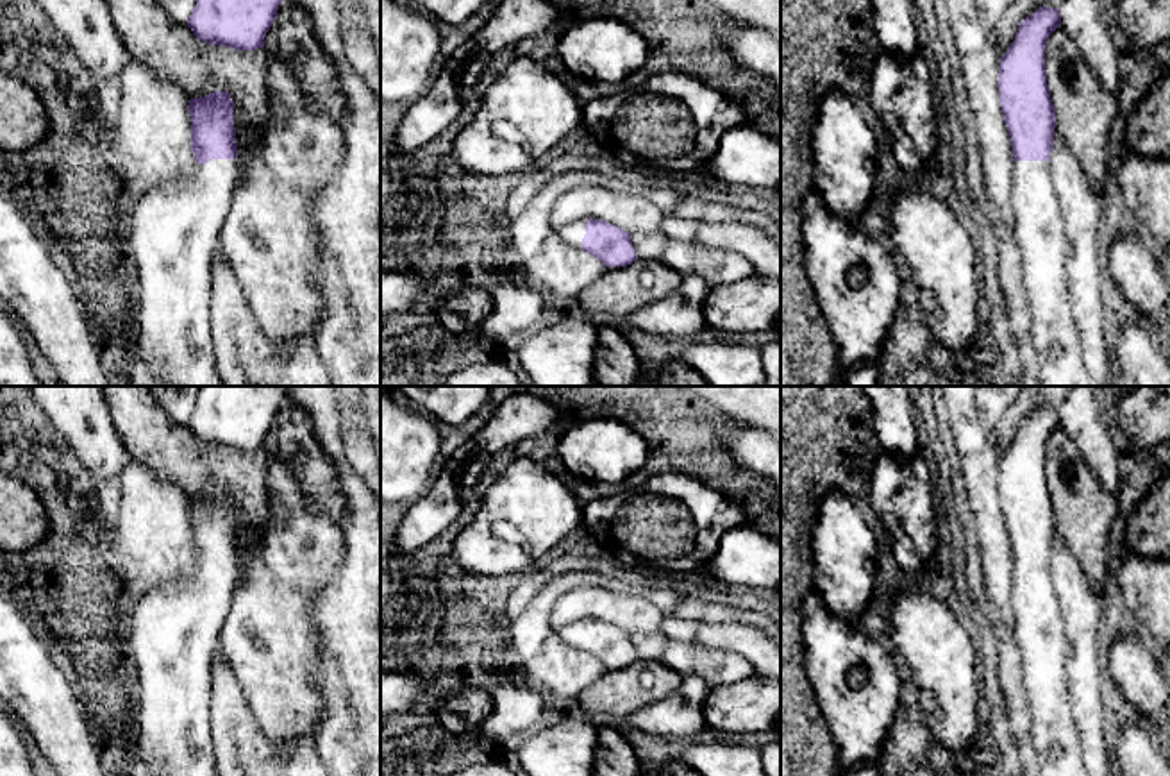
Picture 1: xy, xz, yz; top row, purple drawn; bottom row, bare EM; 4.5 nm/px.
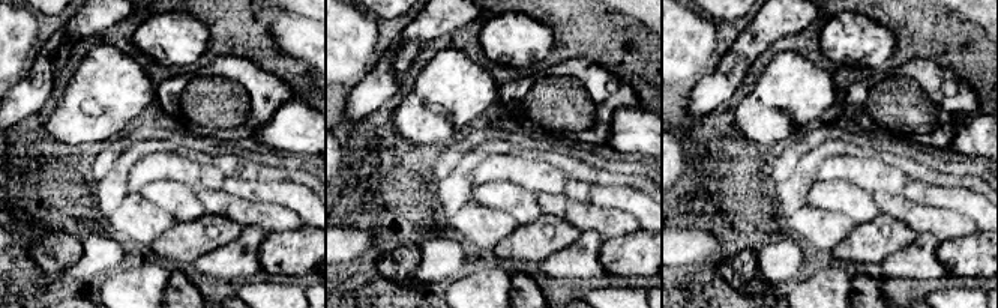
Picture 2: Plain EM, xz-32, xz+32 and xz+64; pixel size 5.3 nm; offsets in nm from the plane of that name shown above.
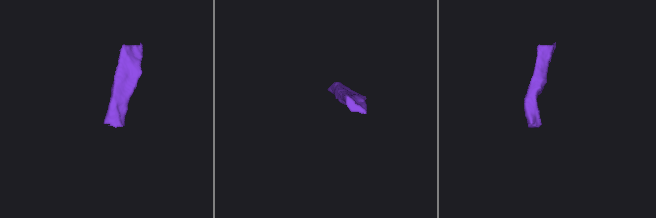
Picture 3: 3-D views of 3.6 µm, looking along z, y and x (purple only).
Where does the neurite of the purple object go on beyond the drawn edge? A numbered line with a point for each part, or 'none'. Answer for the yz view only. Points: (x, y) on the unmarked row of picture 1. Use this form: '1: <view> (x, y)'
1: yz (1038, 623)

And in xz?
1: xz (572, 633)

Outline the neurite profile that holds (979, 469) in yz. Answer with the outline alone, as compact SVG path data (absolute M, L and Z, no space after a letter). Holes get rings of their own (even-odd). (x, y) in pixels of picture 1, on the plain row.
M943 386L950 431L961 458L961 474L979 536L986 594L1009 631L1015 629L1011 536L1000 506L1000 454L990 445L979 420L977 386Z

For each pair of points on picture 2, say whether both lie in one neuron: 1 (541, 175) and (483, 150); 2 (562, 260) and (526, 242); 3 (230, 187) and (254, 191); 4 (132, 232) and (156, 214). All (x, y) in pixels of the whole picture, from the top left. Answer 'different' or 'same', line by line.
1: different
2: different
3: same
4: same

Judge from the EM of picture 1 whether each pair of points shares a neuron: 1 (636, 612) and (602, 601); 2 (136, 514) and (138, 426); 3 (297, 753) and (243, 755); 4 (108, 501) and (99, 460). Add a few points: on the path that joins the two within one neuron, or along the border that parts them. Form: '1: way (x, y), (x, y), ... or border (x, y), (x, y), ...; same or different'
1: way (627, 612), (611, 607); same
2: border (133, 456), (156, 476), (174, 483); different
3: way (284, 755), (256, 755); same
4: border (100, 476), (111, 480); different

